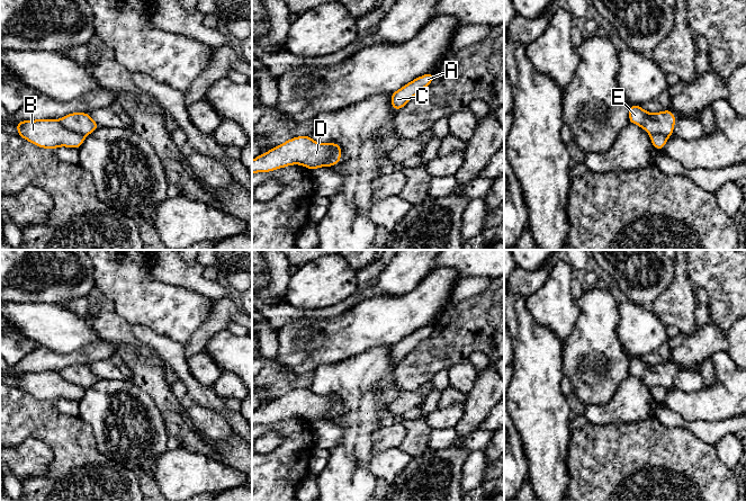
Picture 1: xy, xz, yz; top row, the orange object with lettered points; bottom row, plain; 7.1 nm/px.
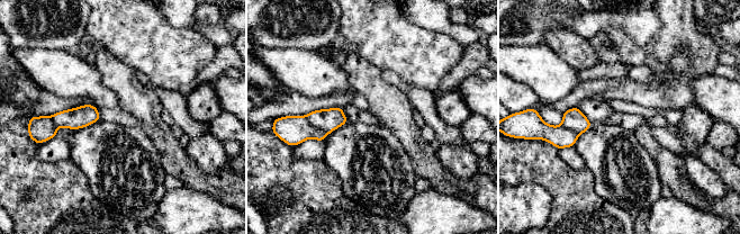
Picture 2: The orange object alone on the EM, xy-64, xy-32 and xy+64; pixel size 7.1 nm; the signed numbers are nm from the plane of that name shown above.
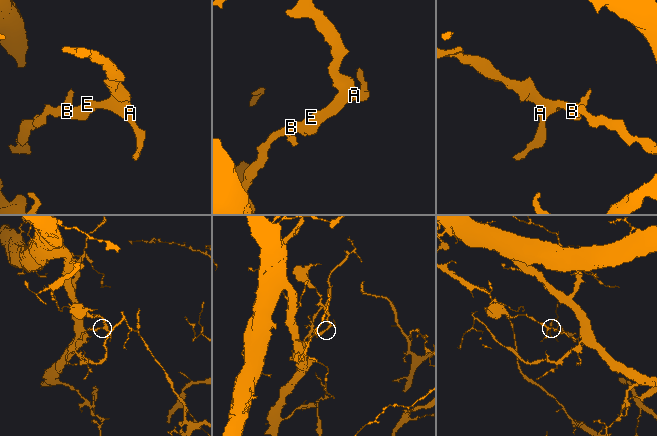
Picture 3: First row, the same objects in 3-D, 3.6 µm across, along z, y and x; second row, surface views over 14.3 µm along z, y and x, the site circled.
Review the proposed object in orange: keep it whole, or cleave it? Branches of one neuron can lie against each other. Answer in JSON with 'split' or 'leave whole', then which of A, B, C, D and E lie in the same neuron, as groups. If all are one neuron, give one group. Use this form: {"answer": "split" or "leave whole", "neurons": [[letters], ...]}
{"answer": "split", "neurons": [["A", "C", "E"], ["B", "D"]]}

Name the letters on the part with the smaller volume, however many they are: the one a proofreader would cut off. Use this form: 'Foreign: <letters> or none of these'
Foreign: A, C, E

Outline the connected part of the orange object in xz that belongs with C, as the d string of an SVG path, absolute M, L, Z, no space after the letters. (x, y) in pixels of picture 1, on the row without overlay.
M428 325L414 331L413 333L398 341L397 343L393 344L390 350L392 359L396 364L398 364L421 342L430 338L433 331L434 326Z

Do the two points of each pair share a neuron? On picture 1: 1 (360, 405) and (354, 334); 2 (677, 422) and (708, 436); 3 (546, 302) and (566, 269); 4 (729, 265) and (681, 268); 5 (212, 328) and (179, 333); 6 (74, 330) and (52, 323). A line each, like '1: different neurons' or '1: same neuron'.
1: different neurons
2: same neuron
3: same neuron
4: different neurons
5: different neurons
6: same neuron

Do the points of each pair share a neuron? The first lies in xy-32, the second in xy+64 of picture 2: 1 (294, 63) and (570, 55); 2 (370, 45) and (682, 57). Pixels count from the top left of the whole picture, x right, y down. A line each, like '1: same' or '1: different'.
1: different
2: same

